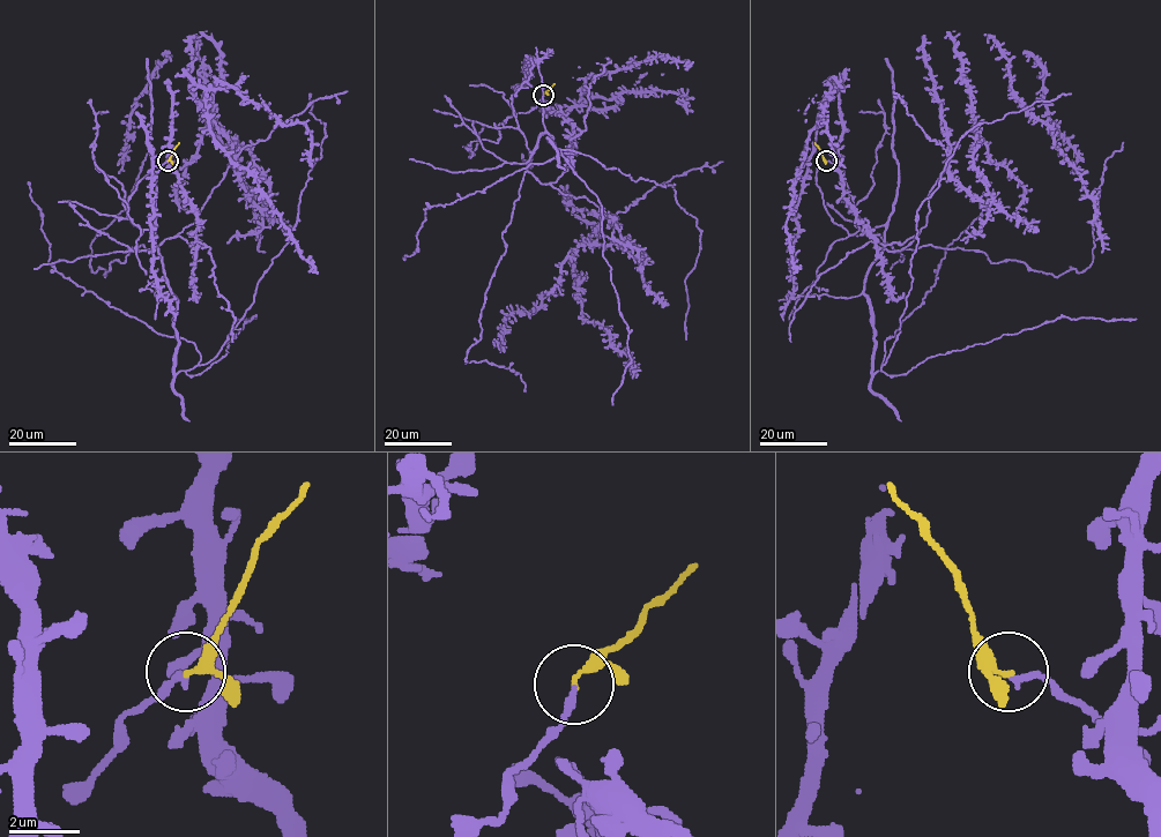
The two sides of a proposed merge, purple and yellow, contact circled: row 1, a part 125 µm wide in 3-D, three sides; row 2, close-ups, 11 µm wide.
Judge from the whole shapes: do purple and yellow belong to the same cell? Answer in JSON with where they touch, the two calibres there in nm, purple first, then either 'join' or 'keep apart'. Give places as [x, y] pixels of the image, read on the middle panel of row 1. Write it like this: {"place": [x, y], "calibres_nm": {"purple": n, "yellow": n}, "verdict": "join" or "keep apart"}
{"place": [543, 95], "calibres_nm": {"purple": 180, "yellow": 180}, "verdict": "join"}

